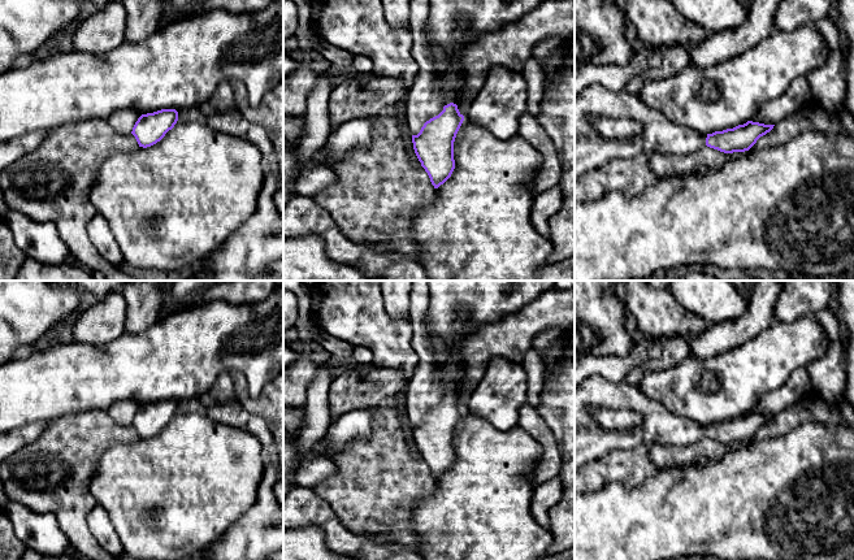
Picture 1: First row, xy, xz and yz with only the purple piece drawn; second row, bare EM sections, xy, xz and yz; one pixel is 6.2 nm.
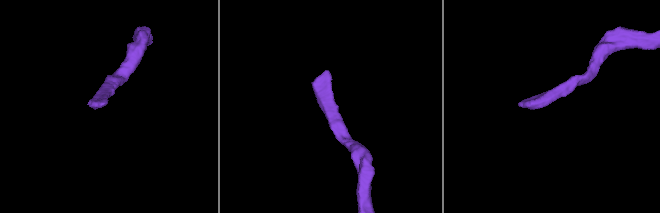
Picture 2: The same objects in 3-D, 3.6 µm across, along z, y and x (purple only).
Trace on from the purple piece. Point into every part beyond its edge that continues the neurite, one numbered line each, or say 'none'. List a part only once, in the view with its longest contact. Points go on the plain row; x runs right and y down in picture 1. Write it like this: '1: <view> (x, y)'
1: xz (425, 390)

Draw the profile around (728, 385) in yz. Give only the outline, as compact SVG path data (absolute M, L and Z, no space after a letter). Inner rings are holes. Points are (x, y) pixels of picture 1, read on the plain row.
M803 316L793 322L772 321L767 330L727 352L706 360L689 356L671 368L646 372L637 387L646 398L662 404L673 416L707 426L750 412L763 395L785 385L793 370L801 366L807 368L814 360L820 359L828 351L829 344L815 316Z

